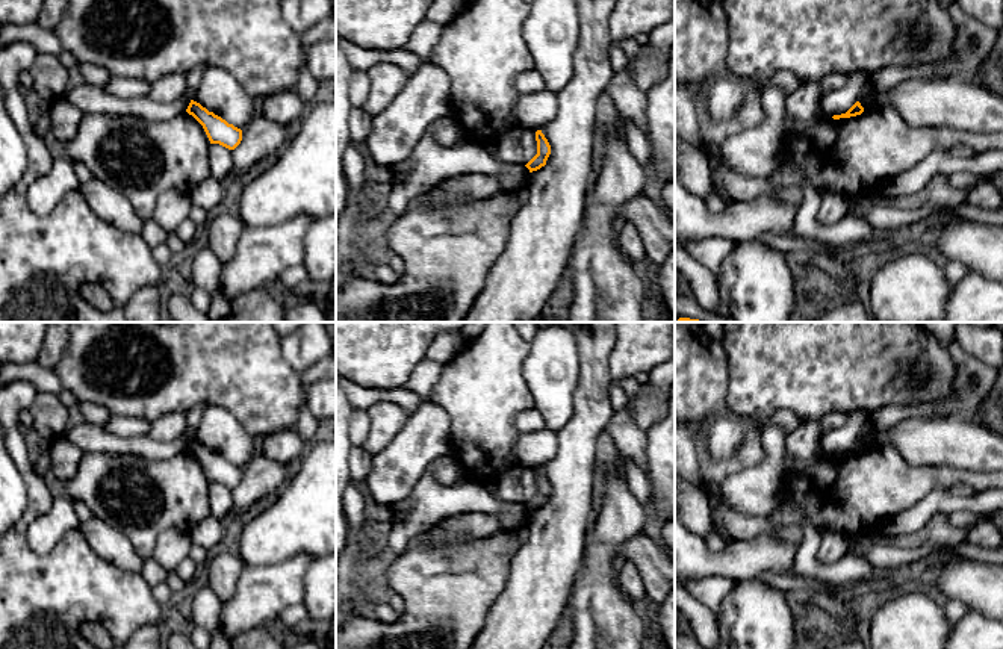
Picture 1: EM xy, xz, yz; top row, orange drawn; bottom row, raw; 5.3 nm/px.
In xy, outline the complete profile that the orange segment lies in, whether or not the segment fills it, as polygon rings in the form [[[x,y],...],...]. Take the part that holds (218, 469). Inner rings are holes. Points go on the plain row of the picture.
[[[191,439],[186,451],[203,464],[210,483],[219,483],[228,489],[234,489],[241,483],[242,469],[209,451],[200,442]]]

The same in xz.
[[[542,469],[536,470],[536,480],[537,480],[537,493],[525,504],[529,511],[540,508],[546,504],[546,499],[551,493],[551,484]]]

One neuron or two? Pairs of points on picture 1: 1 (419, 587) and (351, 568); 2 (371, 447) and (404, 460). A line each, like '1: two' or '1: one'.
1: two
2: two

